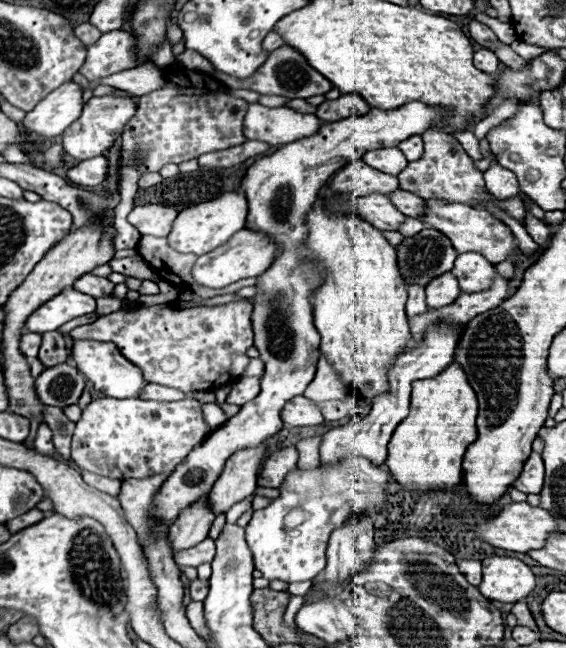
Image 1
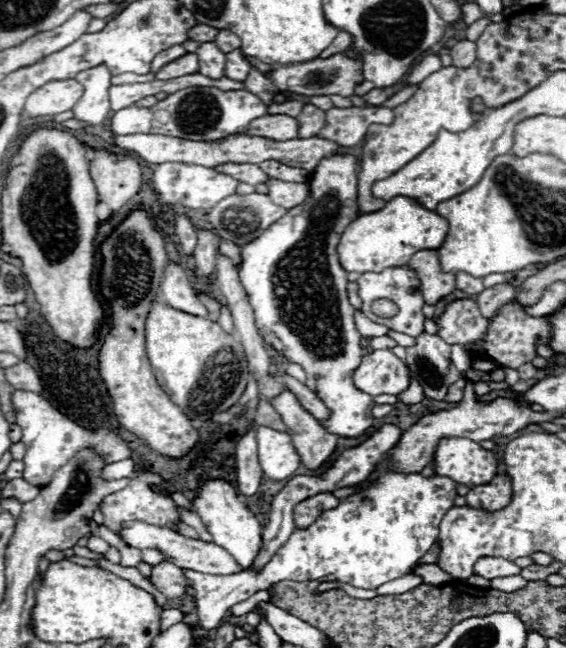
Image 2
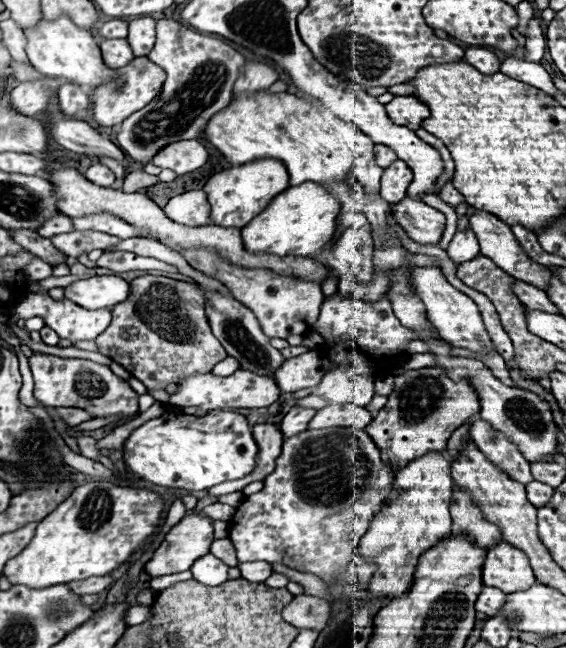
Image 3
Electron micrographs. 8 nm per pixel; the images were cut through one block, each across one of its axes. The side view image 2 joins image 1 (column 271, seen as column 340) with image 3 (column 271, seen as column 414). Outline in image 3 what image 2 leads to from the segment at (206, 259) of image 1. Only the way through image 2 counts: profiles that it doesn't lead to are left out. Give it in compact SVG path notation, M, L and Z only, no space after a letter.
M316 182L290 186L288 190L284 190L284 194L272 198L264 214L258 214L248 226L244 226L244 246L250 252L268 252L276 256L314 256L334 238L334 220L340 210L342 204Z

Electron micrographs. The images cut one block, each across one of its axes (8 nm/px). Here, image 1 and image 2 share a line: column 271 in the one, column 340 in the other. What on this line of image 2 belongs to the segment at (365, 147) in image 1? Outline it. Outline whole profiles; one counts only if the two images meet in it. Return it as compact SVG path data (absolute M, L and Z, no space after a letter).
M334 154L322 160L310 178L310 194L302 206L290 208L266 234L254 238L242 246L242 266L240 266L240 282L250 296L250 304L254 306L254 318L260 334L268 344L272 344L284 358L300 364L306 370L306 386L314 390L326 408L330 410L330 418L320 422L330 434L342 438L360 438L372 424L372 396L362 394L352 384L352 372L362 360L360 334L354 324L354 308L348 302L346 294L346 270L338 264L336 246L346 230L346 226L360 216L358 210L358 192L356 192L358 176L356 176L356 158L350 154Z

